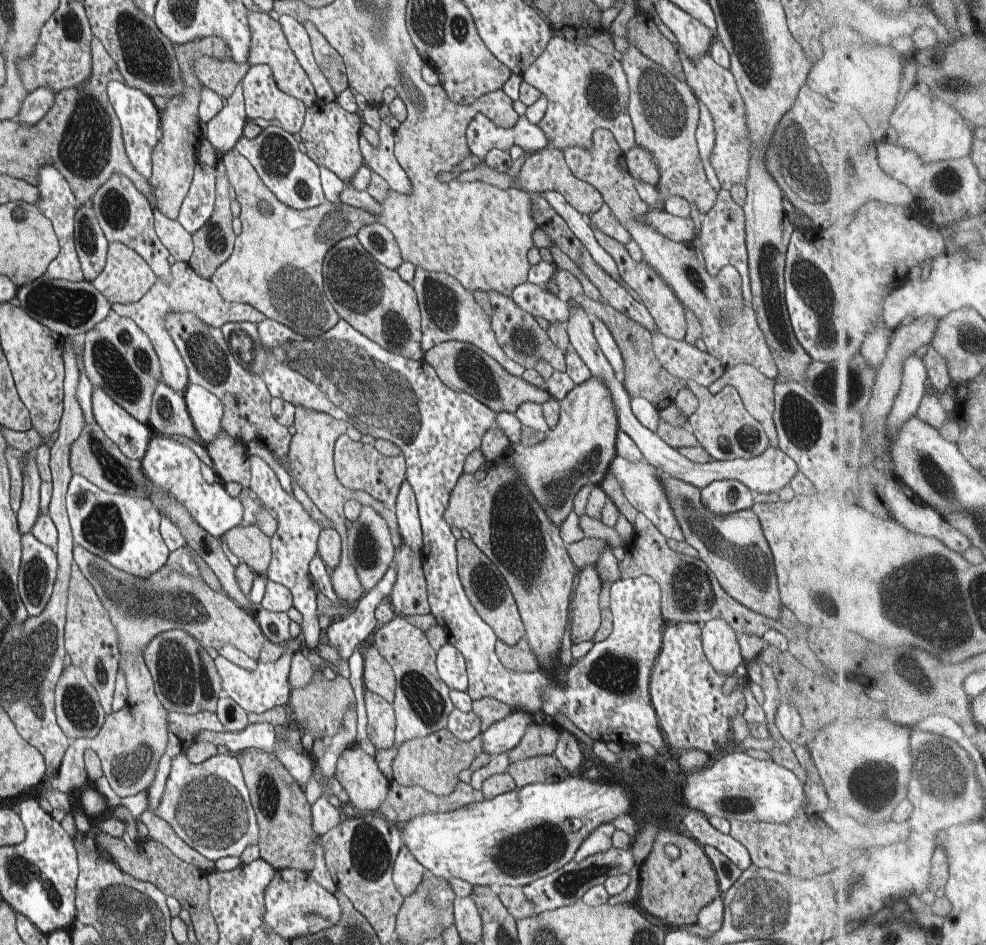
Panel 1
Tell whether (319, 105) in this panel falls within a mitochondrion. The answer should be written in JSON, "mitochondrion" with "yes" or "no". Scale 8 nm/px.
{"mitochondrion":"no"}

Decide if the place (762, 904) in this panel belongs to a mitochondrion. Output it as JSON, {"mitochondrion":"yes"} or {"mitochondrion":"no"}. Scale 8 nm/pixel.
{"mitochondrion":"yes"}

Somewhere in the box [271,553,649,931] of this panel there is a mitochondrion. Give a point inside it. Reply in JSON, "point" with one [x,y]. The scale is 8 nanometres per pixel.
{"point":[536,848]}

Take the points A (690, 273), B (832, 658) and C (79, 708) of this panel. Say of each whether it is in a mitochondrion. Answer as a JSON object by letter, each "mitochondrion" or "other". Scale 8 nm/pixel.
{"A":"mitochondrion","B":"other","C":"mitochondrion"}

